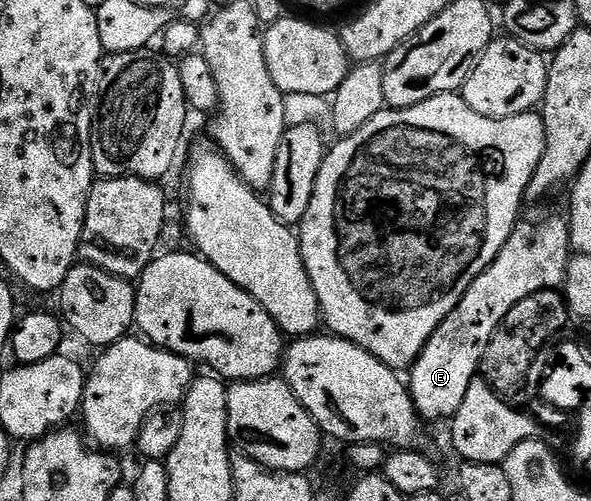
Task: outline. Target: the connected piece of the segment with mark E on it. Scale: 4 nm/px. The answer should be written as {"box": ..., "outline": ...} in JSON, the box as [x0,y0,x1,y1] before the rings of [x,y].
{"box":[408,214,572,419],"outline":[[[538,214],[535,218],[519,221],[514,227],[512,236],[504,244],[504,248],[496,256],[496,260],[464,292],[460,304],[432,332],[426,341],[426,346],[420,352],[414,365],[409,367],[408,389],[412,400],[417,404],[418,413],[423,419],[446,418],[453,419],[454,413],[464,404],[464,396],[468,396],[470,383],[479,377],[482,357],[496,332],[498,325],[512,312],[520,300],[532,296],[541,290],[561,291],[566,284],[566,269],[572,257],[570,244],[570,223],[558,214]]]}

